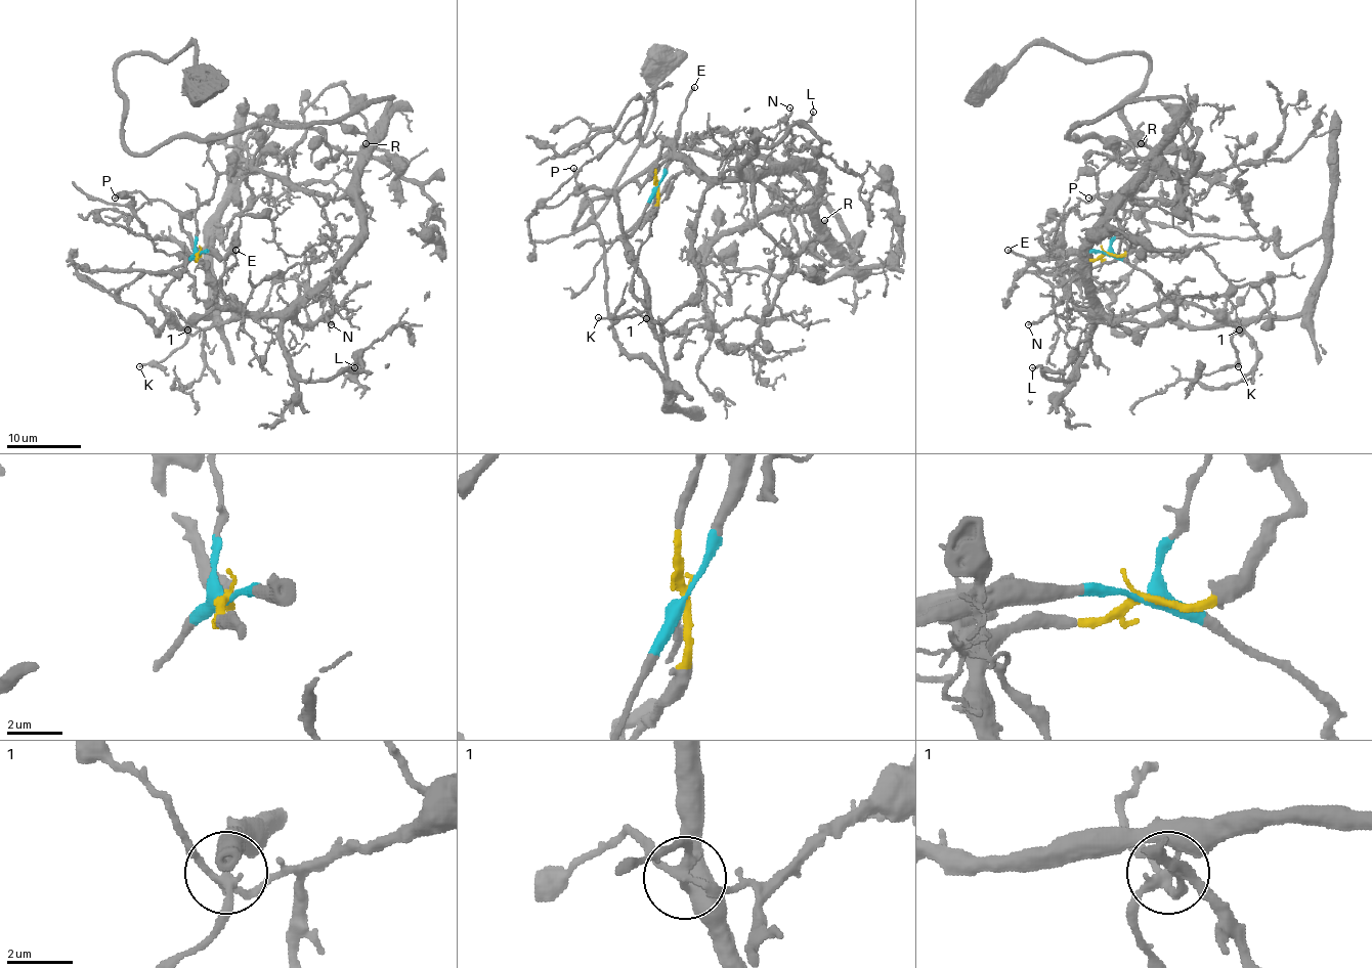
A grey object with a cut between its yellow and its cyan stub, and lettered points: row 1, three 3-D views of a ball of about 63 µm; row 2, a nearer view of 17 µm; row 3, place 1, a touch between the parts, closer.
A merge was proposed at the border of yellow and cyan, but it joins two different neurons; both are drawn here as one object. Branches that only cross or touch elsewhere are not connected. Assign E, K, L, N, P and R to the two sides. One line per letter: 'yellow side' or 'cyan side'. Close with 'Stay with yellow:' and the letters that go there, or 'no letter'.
E: cyan side
K: cyan side
L: yellow side
N: yellow side
P: cyan side
R: yellow side
Stay with yellow: L, N, R

